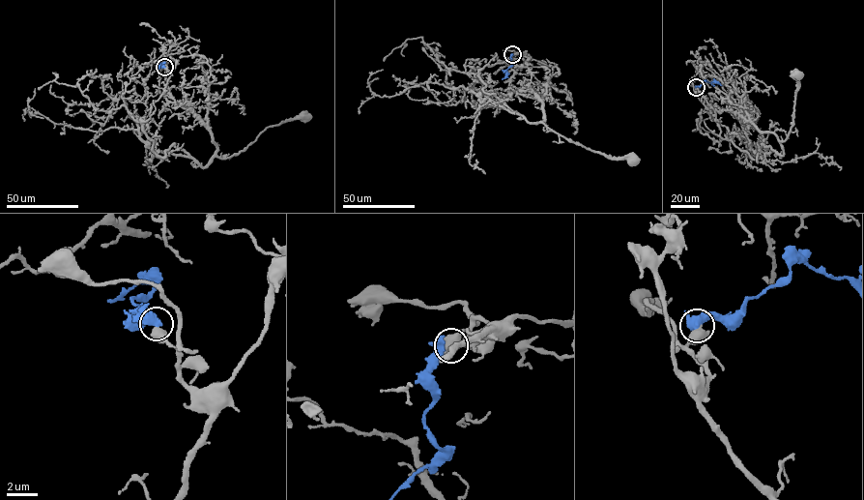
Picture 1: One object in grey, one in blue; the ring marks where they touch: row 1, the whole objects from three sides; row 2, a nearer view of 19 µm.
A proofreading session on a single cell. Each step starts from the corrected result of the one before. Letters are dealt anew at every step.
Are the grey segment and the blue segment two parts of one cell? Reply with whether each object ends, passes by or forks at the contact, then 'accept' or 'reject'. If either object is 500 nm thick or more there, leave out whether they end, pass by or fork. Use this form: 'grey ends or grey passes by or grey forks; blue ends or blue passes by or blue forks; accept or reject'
reject

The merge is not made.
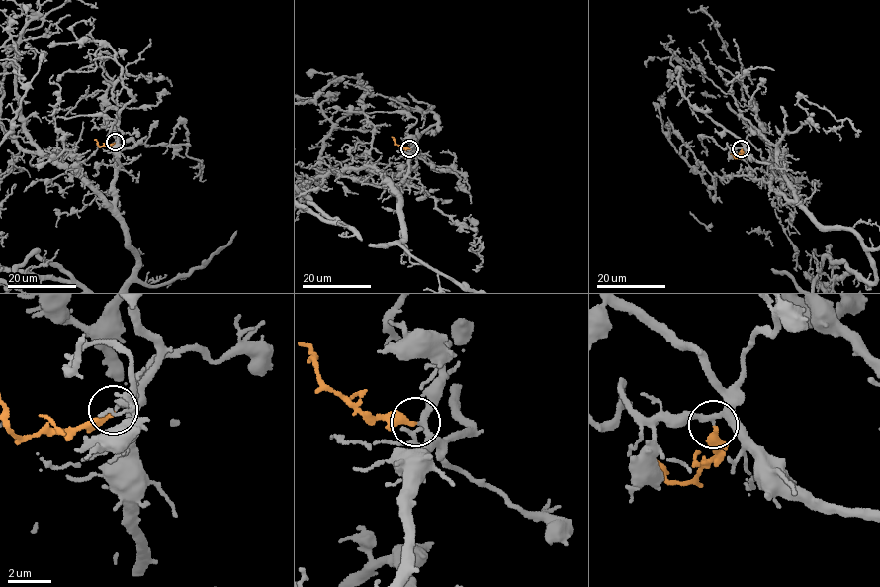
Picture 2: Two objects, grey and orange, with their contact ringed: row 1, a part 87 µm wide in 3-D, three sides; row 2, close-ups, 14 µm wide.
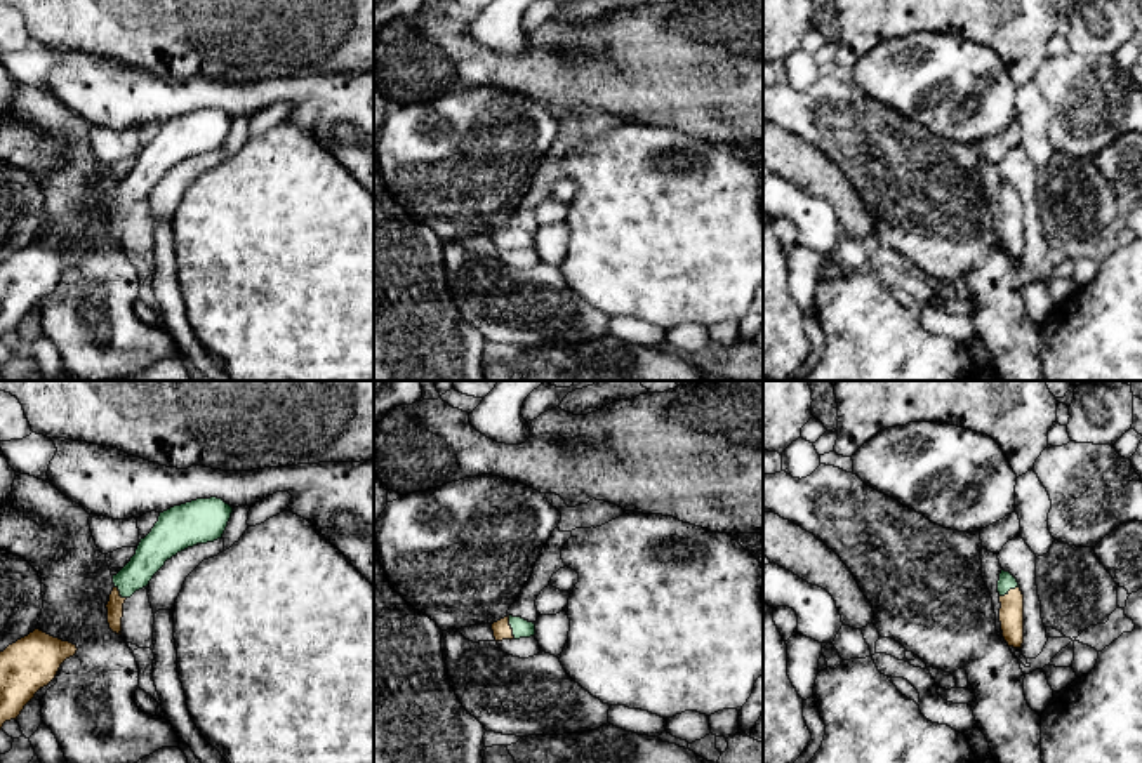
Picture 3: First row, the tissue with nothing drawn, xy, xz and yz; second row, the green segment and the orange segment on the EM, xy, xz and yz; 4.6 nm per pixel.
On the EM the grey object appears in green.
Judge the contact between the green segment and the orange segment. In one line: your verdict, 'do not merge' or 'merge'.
merge

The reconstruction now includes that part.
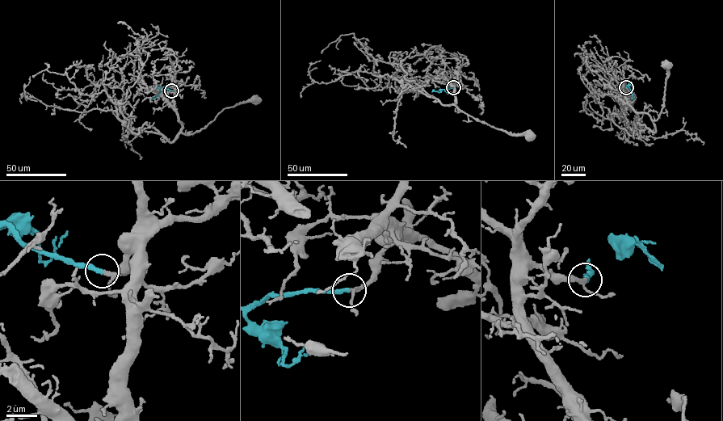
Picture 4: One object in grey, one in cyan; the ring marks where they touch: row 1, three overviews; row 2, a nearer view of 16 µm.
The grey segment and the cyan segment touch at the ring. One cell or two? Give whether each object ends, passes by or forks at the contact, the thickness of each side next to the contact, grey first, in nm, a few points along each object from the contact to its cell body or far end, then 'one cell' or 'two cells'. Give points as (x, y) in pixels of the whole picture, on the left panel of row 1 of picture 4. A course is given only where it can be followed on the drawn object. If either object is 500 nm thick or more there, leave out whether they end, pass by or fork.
grey passes by | cyan ends | 200/280 nm | grey via (172, 90), (174, 90), (174, 111), (181, 122), (182, 132), (187, 134), (205, 127), (224, 109), (259, 99) | cyan via (172, 90), (161, 87), (157, 95), (153, 97) | one cell

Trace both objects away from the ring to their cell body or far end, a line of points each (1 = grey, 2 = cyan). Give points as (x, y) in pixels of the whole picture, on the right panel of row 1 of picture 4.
1: (626, 87), (622, 86), (621, 90), (628, 104), (656, 119), (663, 106), (668, 73), (666, 64)
2: (626, 87), (628, 86), (632, 91), (633, 98), (632, 98)

